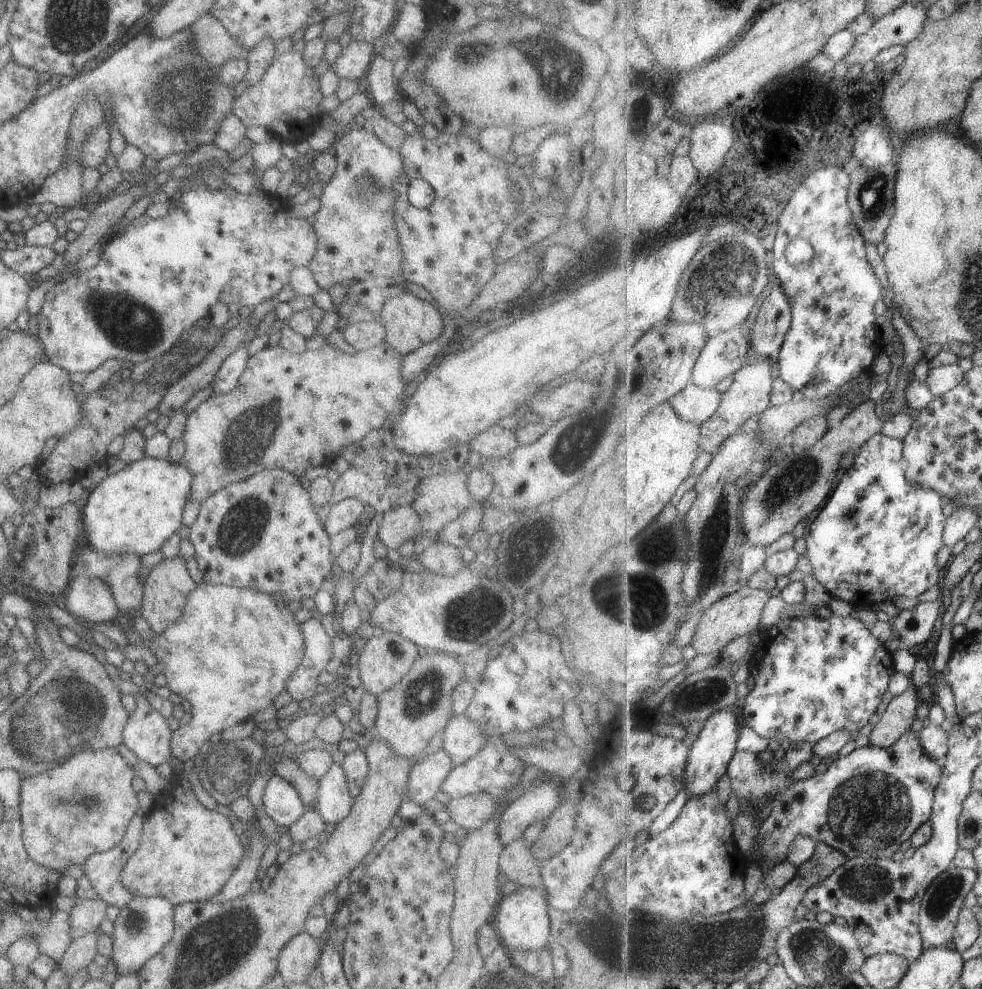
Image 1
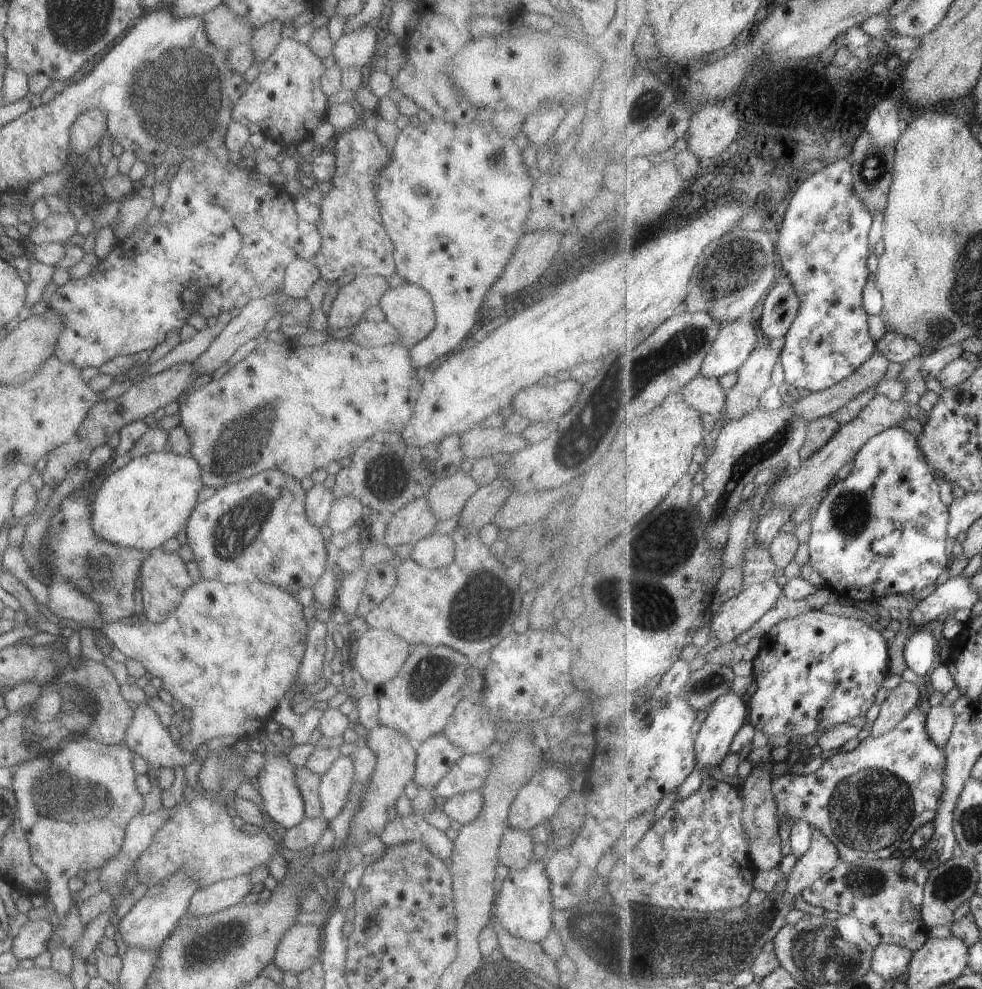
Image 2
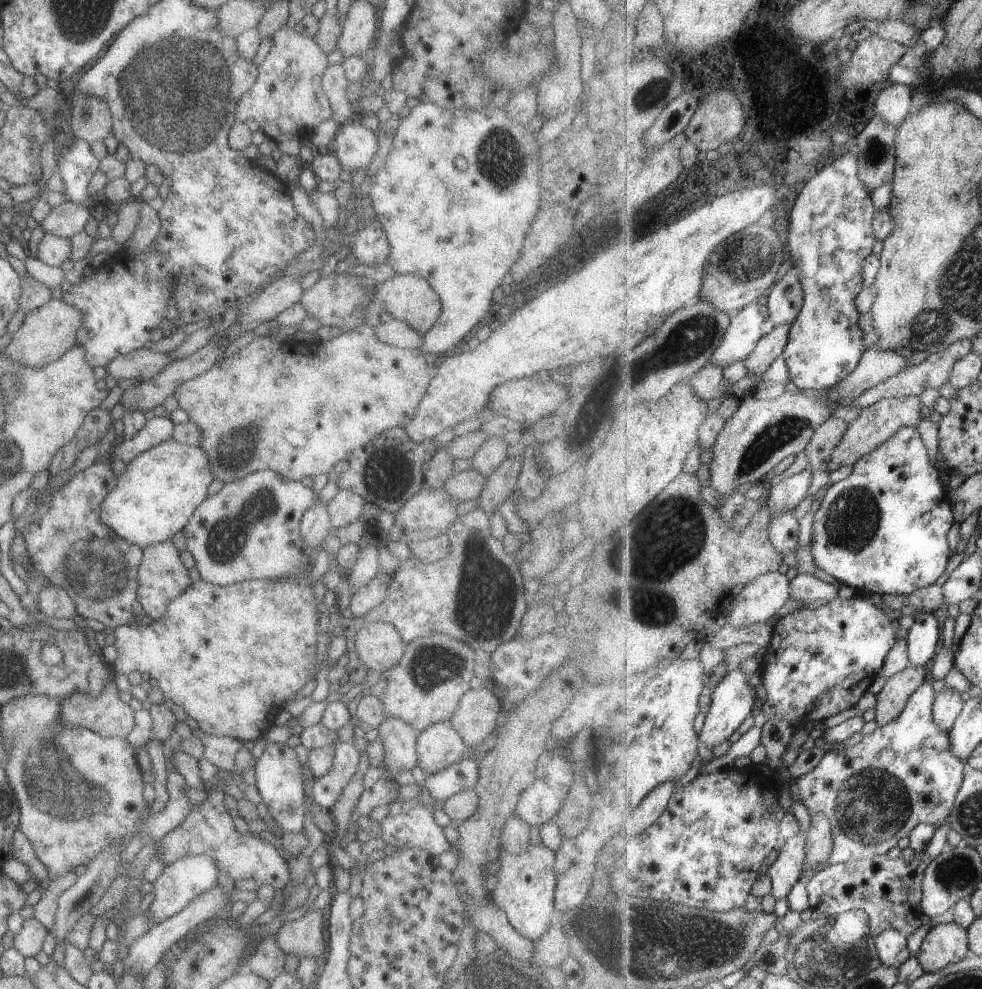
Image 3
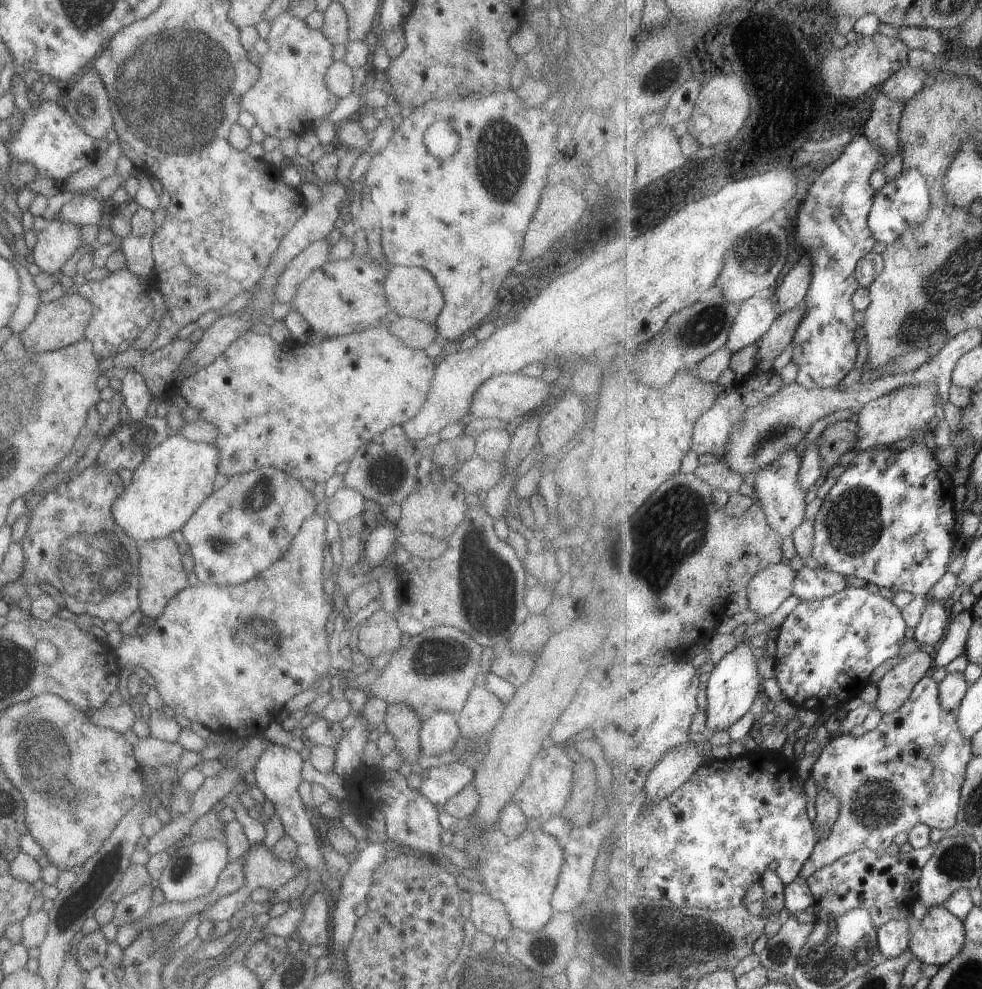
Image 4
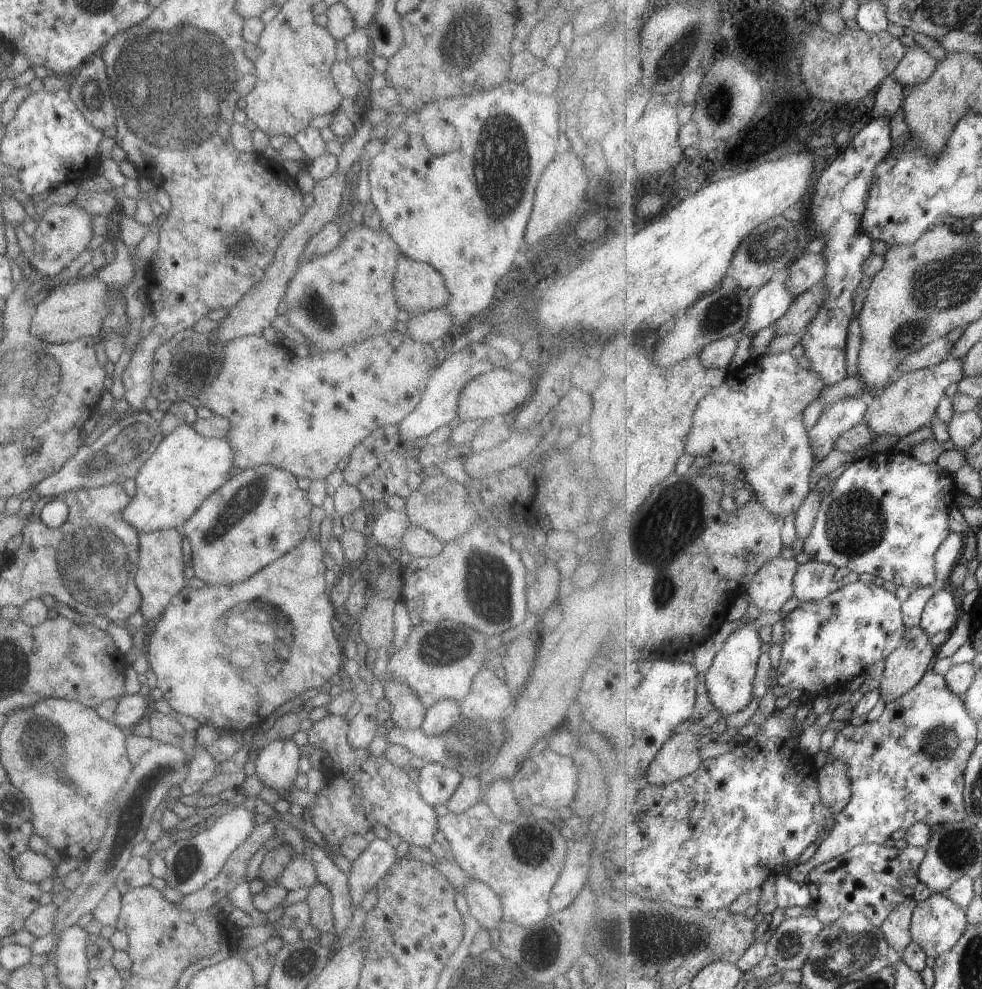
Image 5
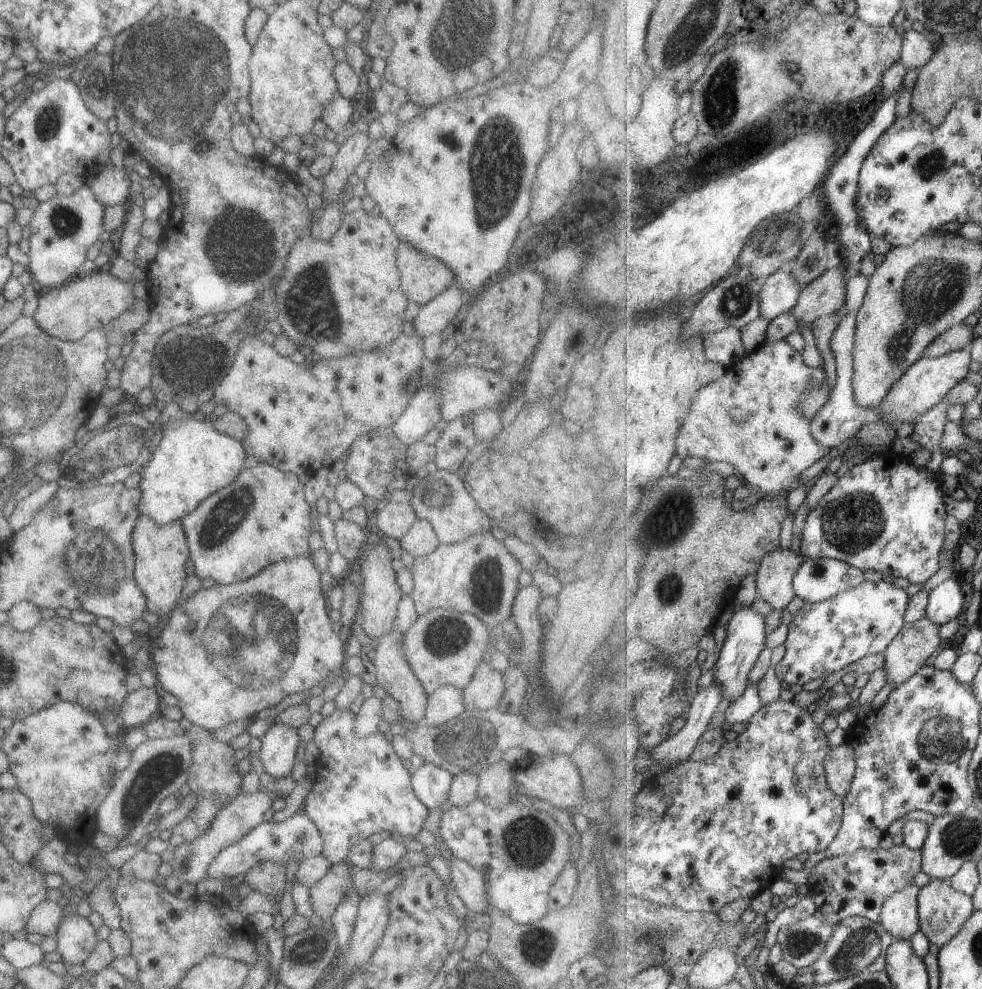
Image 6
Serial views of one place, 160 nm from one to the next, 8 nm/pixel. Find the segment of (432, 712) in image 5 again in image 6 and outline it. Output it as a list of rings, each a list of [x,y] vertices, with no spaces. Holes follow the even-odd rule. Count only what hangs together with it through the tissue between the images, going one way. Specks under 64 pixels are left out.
[[[447,685],[439,686],[433,694],[427,696],[424,715],[420,718],[419,725],[439,726],[461,712],[461,690]]]

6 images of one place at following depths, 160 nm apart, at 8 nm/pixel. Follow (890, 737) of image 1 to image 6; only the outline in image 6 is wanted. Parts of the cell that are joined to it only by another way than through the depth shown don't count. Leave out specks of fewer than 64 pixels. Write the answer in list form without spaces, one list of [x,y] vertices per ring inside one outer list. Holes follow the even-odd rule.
[[[927,616],[919,620],[908,620],[902,628],[902,632],[895,637],[895,640],[883,653],[885,658],[883,668],[886,670],[888,683],[896,689],[910,678],[913,678],[923,667],[931,663],[931,660],[944,645],[945,640],[939,636],[939,625],[931,622],[931,619]]]

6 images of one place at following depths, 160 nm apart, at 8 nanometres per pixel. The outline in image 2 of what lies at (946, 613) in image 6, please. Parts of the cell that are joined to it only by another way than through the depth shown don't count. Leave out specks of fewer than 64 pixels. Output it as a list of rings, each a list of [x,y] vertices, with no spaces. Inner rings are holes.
[[[929,627],[923,629],[917,629],[914,631],[913,636],[906,642],[904,650],[904,657],[906,664],[913,672],[916,672],[921,678],[931,674],[941,663],[939,662],[939,649],[937,645],[940,645],[940,638],[933,638],[933,633],[937,631],[936,628]]]

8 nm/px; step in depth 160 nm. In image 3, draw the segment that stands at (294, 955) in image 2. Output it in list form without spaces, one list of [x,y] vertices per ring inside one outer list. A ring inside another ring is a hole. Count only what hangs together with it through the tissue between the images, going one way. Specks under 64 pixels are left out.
[[[309,909],[303,916],[285,921],[273,938],[285,955],[295,955],[298,959],[323,956],[326,950],[325,911]]]

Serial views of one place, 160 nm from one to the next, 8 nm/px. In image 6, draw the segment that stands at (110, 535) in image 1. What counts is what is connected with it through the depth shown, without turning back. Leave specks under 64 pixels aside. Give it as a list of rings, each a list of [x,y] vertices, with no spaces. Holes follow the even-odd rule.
[[[188,416],[168,418],[161,440],[139,470],[138,514],[151,518],[159,526],[181,520],[198,502],[229,484],[243,468],[245,457],[242,444],[213,430],[207,417],[203,420]]]

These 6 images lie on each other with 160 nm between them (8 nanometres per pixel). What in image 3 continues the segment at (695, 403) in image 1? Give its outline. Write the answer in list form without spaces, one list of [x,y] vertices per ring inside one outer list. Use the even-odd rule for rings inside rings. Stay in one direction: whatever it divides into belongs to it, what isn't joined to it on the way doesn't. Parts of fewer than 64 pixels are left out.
[[[711,362],[688,381],[695,394],[708,403],[709,400],[715,400],[715,398],[720,402],[727,398],[723,370],[721,367],[711,364]]]

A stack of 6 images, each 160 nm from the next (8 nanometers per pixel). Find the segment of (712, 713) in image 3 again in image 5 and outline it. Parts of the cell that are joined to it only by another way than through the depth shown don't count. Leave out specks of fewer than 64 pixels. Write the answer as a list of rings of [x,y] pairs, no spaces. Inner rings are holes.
[[[749,622],[747,626],[735,631],[727,638],[723,649],[718,652],[711,669],[706,673],[705,684],[708,697],[714,709],[719,711],[723,718],[734,716],[747,709],[751,702],[755,702],[753,682],[757,676],[757,662],[761,656],[763,643],[760,631],[755,630]]]

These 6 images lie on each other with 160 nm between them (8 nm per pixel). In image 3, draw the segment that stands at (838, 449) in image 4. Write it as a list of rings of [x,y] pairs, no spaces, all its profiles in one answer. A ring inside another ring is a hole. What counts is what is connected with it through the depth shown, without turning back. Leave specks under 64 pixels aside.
[[[831,417],[811,433],[810,442],[805,450],[809,460],[808,466],[815,470],[815,482],[809,490],[811,494],[819,492],[824,486],[830,486],[831,473],[828,471],[828,464],[833,451],[845,436],[848,426],[843,419]]]

